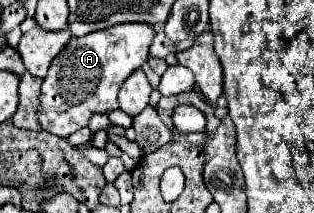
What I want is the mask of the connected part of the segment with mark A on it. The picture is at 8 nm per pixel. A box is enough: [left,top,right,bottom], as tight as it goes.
[37,24,155,138]

